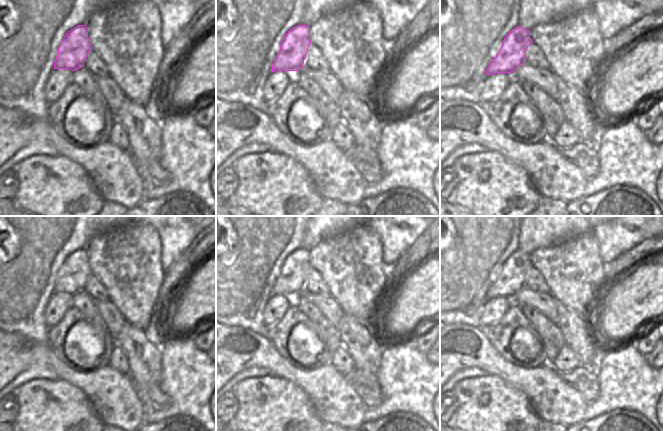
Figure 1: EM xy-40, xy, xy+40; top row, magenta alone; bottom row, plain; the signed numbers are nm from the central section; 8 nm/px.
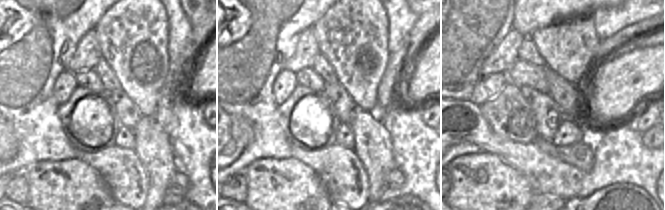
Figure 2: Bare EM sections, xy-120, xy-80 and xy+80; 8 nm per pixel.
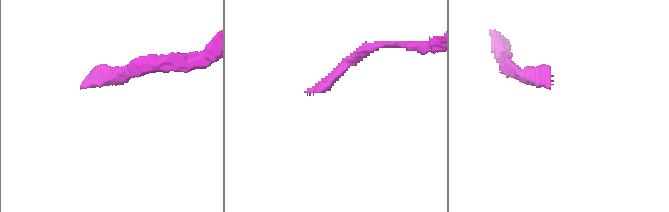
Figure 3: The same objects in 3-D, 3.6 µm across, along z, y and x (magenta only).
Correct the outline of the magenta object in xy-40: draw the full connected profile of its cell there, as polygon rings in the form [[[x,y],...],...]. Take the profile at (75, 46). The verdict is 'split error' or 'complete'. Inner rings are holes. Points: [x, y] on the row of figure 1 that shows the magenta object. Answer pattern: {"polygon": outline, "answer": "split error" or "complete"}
{"polygon": [[[77,25],[64,36],[58,48],[54,69],[75,71],[84,67],[84,62],[91,49],[87,26]]], "answer": "complete"}

